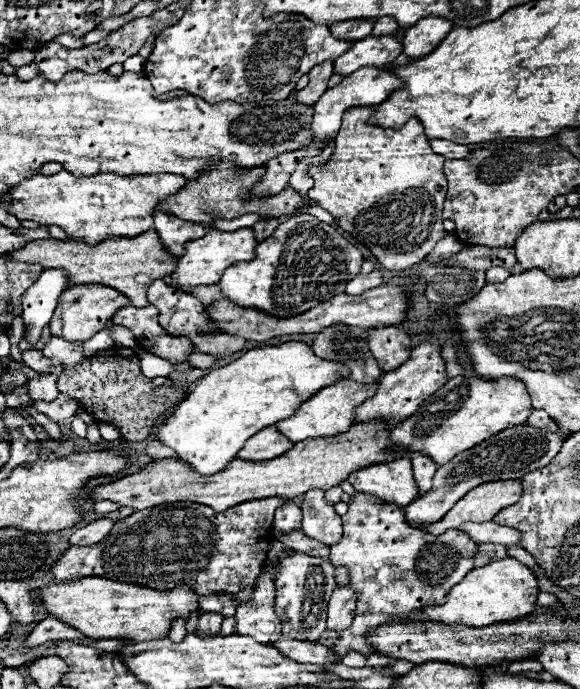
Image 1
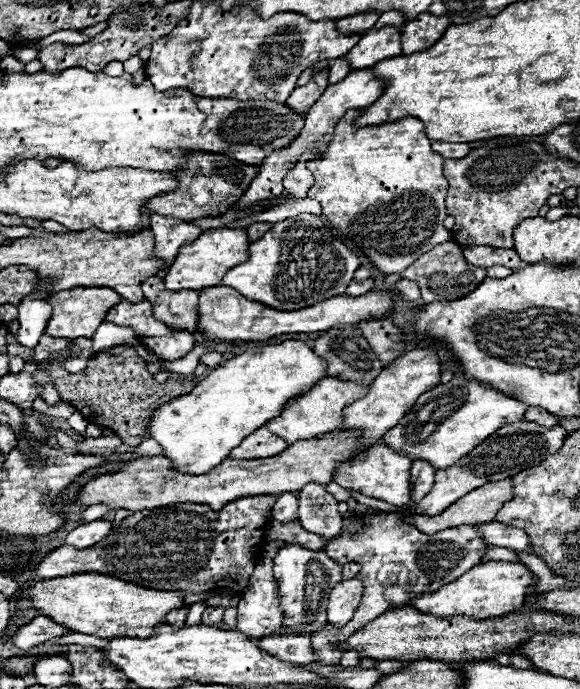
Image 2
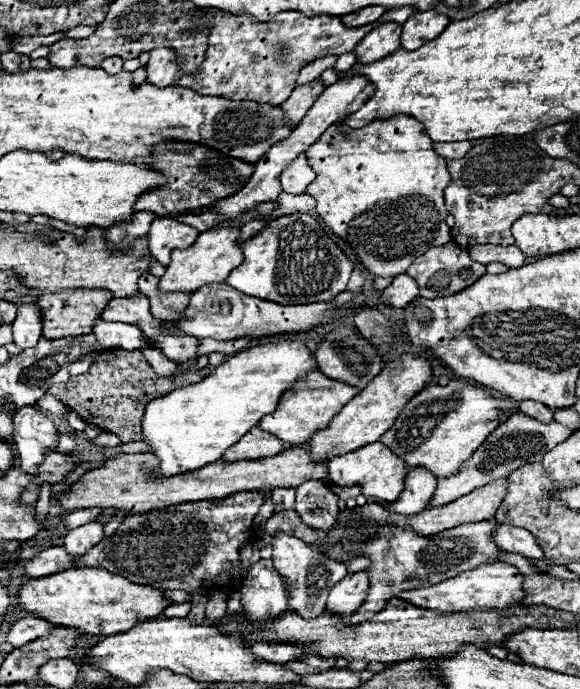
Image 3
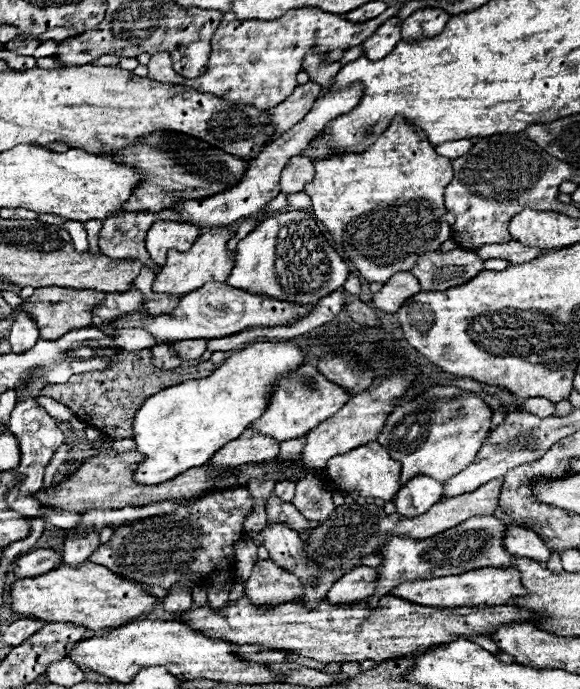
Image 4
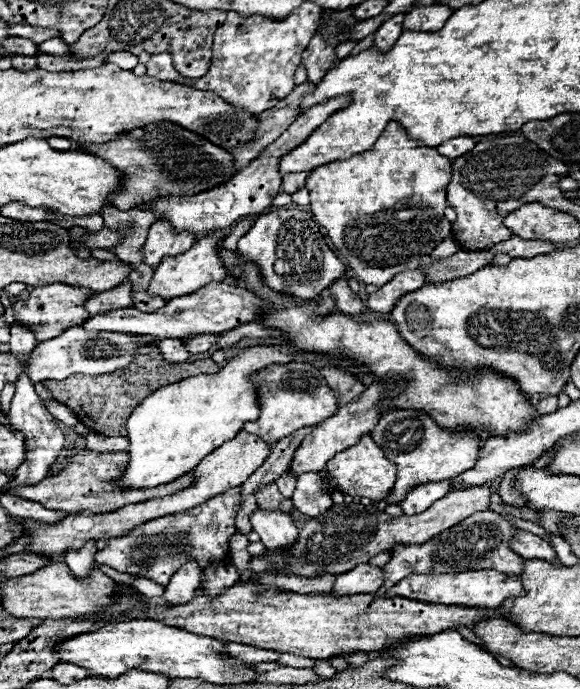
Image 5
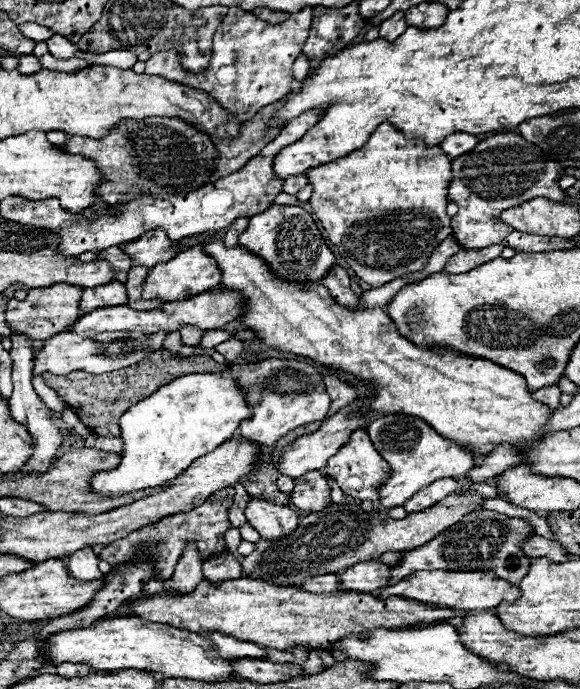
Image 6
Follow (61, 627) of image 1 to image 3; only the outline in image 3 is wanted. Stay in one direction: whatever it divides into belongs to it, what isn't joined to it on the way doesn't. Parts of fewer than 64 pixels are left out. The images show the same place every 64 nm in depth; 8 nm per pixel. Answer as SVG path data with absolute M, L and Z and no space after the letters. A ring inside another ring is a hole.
M26 616L26 618L18 620L18 622L10 628L10 632L6 634L6 638L8 638L8 642L10 642L14 648L18 648L18 646L28 644L28 640L32 642L32 640L36 640L36 638L42 638L44 634L48 634L50 628L52 628L50 622L46 622L46 620L42 620L42 618Z

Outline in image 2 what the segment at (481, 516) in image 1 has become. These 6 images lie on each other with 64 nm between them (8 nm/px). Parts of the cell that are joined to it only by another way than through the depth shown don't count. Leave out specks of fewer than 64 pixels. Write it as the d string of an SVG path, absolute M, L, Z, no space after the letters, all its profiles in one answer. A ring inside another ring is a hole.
M500 480L484 484L466 496L462 496L456 504L448 506L444 512L436 516L404 516L404 524L416 526L424 534L436 534L446 528L456 528L462 524L484 524L492 522L496 512L512 498L512 480Z

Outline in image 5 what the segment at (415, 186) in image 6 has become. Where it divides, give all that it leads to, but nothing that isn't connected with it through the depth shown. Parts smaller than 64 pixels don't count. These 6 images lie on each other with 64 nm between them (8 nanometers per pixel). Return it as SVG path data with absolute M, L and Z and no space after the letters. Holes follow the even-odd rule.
M388 122L370 150L314 168L306 180L306 188L310 190L310 208L314 218L318 218L318 222L328 230L332 244L348 262L346 266L352 268L356 278L360 278L364 284L384 286L404 270L418 270L420 258L428 256L444 238L450 236L450 222L446 218L438 218L448 206L446 186L450 180L452 164L448 158L440 156L436 148L428 148L418 140L410 140L400 124Z

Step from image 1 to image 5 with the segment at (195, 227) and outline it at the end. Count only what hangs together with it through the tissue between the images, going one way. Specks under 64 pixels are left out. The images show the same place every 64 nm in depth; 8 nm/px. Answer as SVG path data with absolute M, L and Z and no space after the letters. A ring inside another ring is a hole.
M154 222L150 226L148 238L140 250L144 256L142 262L156 268L162 258L186 252L194 242L196 242L194 234L190 234L190 232L176 234L172 230L172 226L168 226L166 222Z

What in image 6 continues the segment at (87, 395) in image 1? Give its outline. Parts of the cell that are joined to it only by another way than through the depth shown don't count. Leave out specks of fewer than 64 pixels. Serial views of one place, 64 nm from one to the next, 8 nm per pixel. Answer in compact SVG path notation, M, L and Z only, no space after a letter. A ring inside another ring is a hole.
M160 350L140 360L134 366L122 368L118 372L108 374L88 374L88 372L68 372L64 376L42 374L44 382L56 390L56 394L78 414L78 418L92 430L92 434L100 436L120 436L118 420L126 412L126 408L144 400L152 392L156 392L164 382L172 382L182 376L182 370L206 370L208 374L222 374L226 370L224 364L214 362L210 356L172 356L168 350Z

